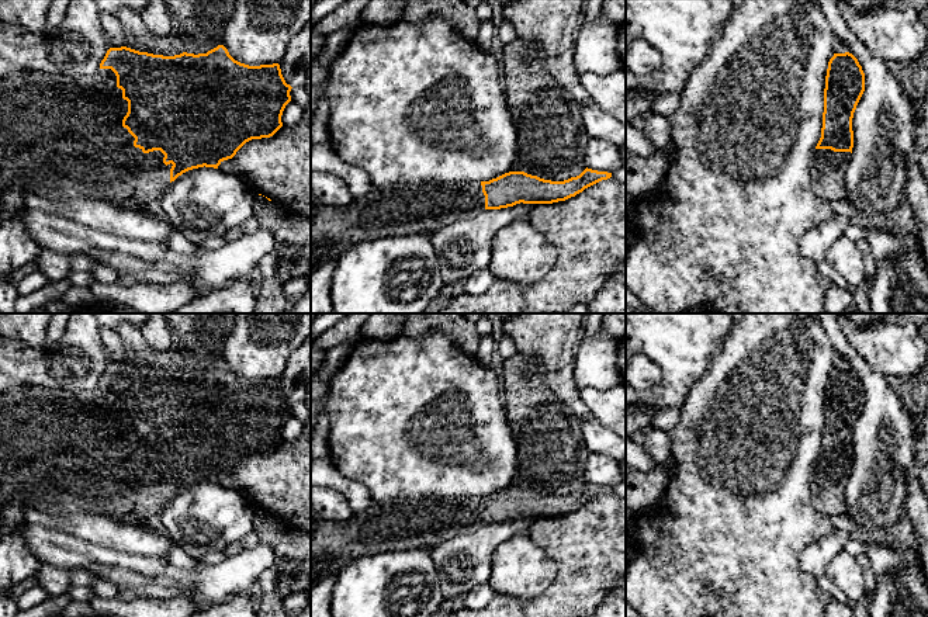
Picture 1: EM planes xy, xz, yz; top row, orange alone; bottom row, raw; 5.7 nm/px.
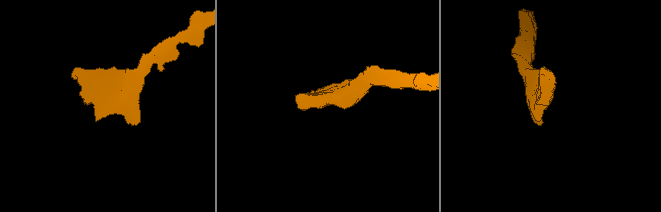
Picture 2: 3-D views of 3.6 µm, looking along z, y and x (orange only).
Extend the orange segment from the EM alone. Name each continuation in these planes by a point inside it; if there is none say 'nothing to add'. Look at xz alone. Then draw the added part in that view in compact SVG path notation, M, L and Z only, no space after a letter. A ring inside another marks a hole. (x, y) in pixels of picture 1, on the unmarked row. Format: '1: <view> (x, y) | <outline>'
1: xz (401, 524) | M481 498L392 500L344 520L323 519L311 507L311 589L360 557L405 550L432 552L443 541L471 535L484 526Z

